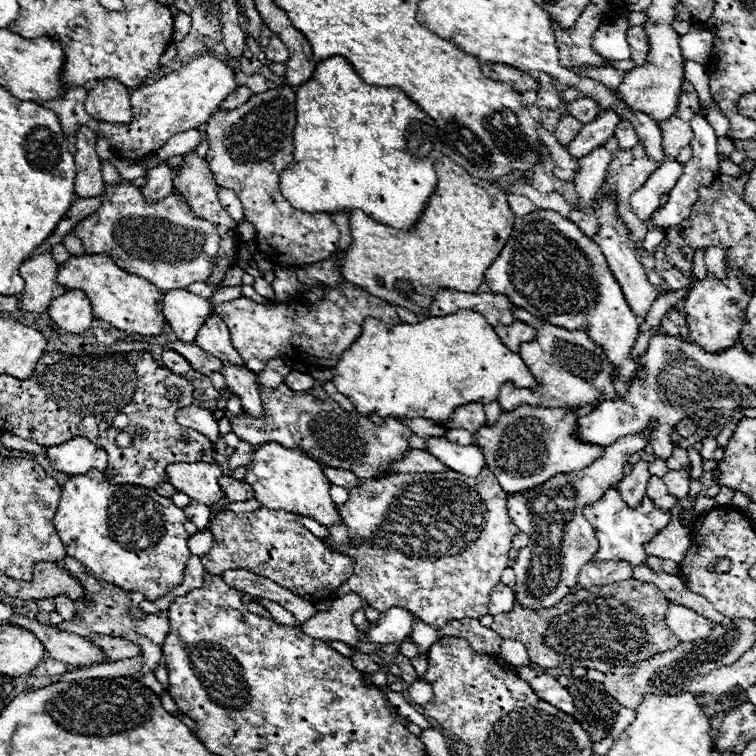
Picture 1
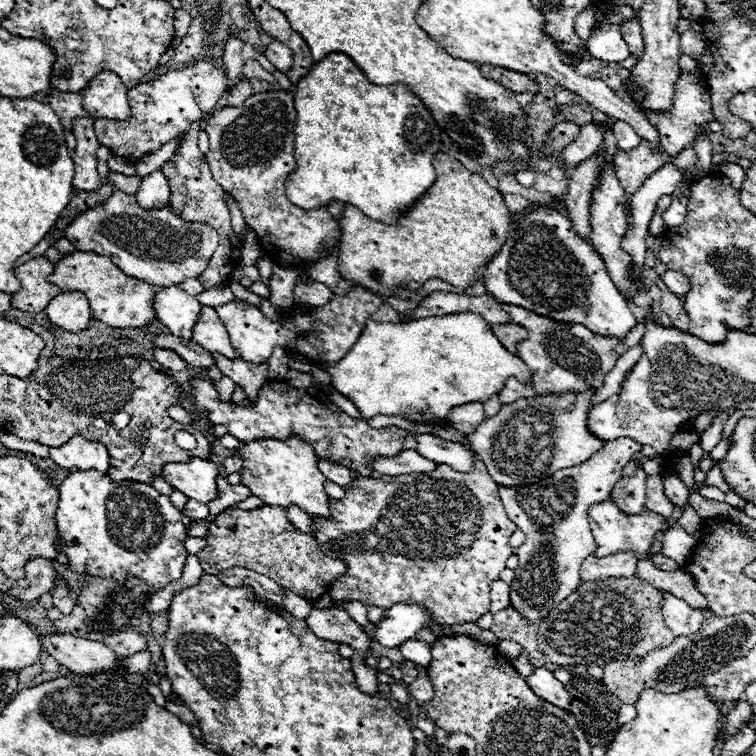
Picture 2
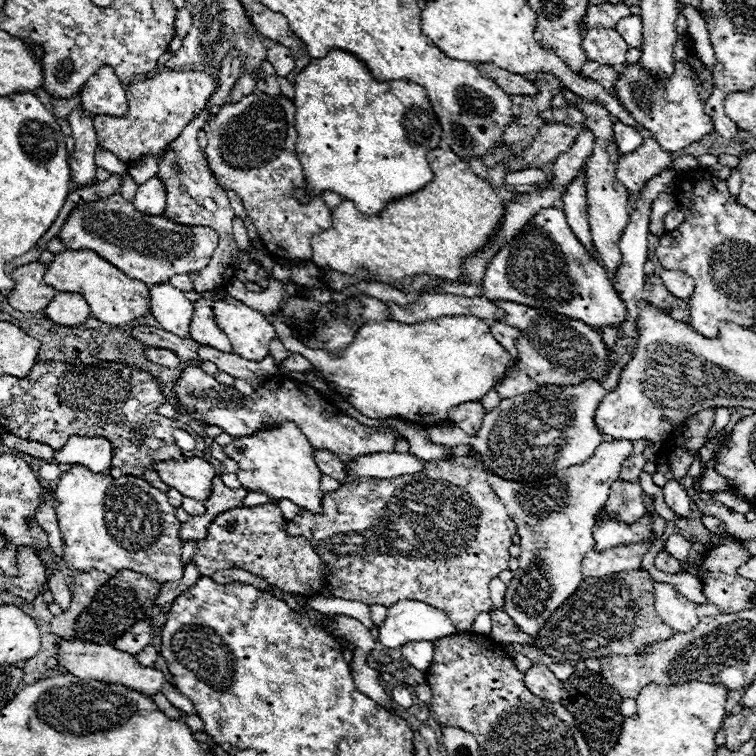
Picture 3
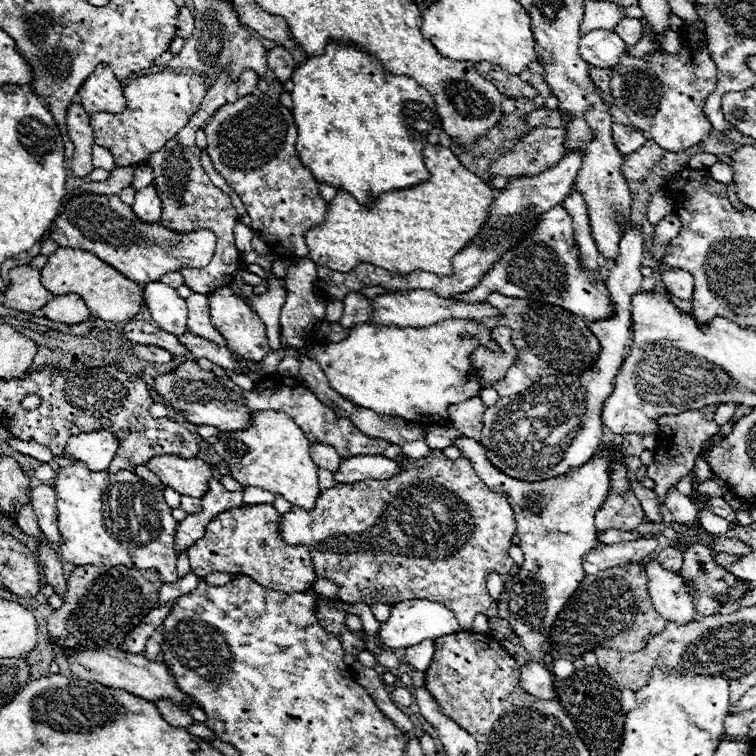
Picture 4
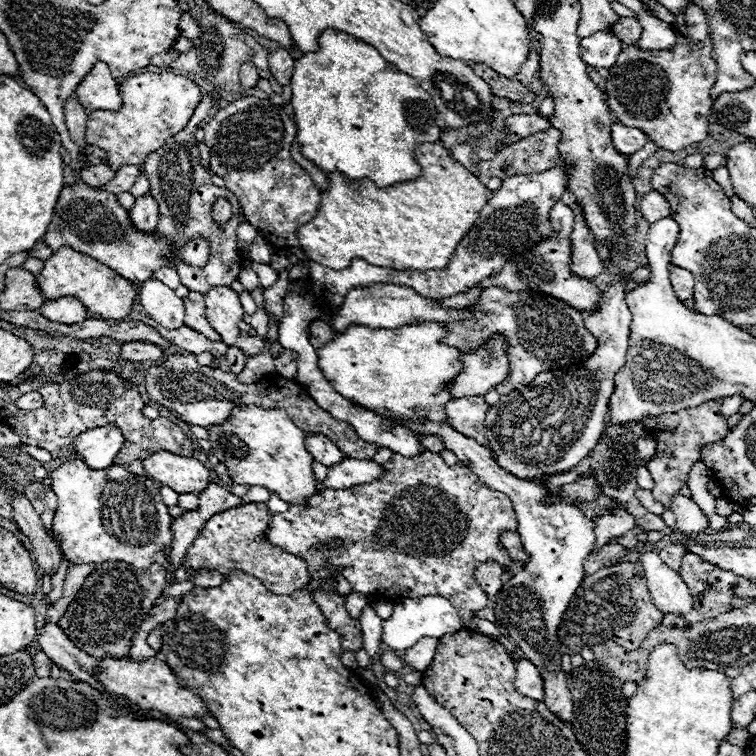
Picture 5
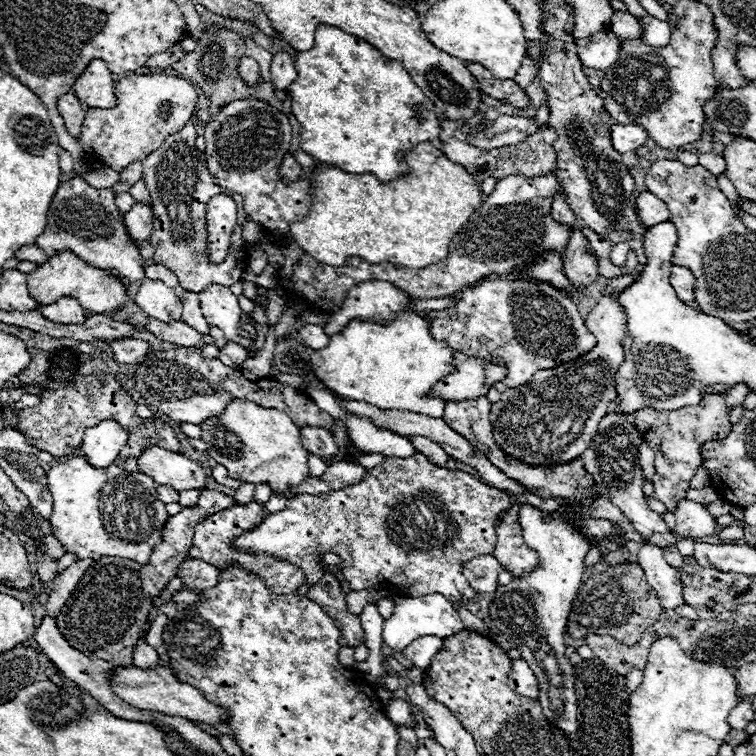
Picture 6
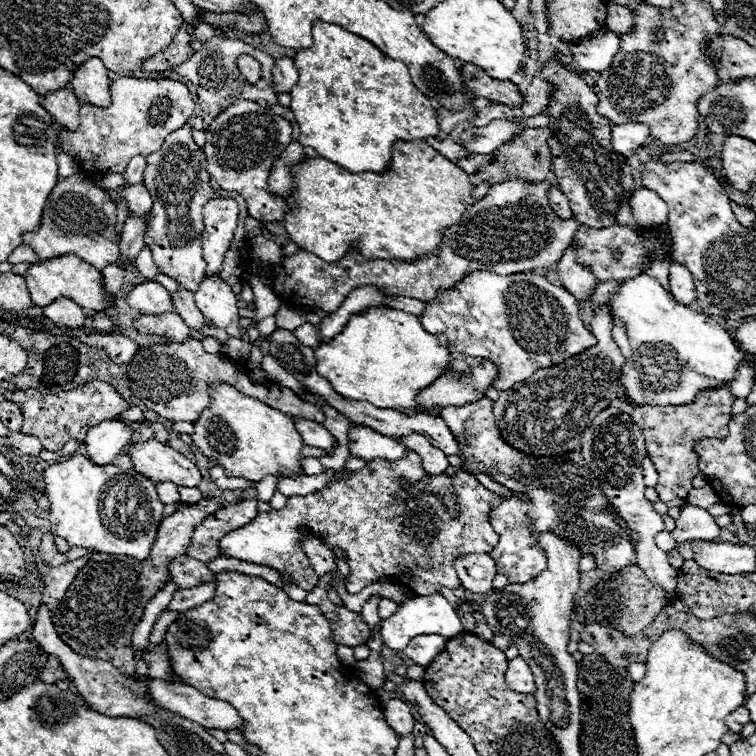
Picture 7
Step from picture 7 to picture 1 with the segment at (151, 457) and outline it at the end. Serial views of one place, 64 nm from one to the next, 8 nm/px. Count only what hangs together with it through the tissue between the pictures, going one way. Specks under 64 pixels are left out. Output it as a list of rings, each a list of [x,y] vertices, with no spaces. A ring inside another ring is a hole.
[[[180,462],[168,466],[170,484],[176,490],[188,494],[192,500],[208,506],[224,498],[224,492],[218,484],[220,476],[222,470],[216,464],[206,464],[206,462],[194,462],[194,464]]]

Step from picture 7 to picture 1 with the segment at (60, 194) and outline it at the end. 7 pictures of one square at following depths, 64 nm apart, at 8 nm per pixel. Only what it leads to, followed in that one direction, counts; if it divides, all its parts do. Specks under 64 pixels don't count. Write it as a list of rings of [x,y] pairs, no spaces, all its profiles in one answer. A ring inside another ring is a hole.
[[[128,180],[106,184],[102,206],[82,220],[74,234],[82,240],[86,254],[110,256],[120,268],[146,278],[160,290],[178,290],[194,282],[208,282],[220,248],[216,226],[194,216],[182,194],[174,192],[156,204],[148,204],[142,190]]]

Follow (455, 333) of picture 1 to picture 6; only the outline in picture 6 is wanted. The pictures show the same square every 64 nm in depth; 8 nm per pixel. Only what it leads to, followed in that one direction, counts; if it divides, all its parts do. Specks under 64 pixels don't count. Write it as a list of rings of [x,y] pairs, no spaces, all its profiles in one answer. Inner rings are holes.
[[[402,314],[396,324],[382,326],[382,324],[368,324],[368,322],[356,322],[348,324],[340,334],[332,336],[328,346],[312,354],[312,368],[320,380],[332,388],[338,396],[346,400],[364,400],[368,404],[374,404],[380,410],[402,410],[402,412],[416,412],[426,414],[432,418],[444,416],[444,400],[442,398],[428,398],[428,392],[434,388],[438,380],[452,374],[456,370],[454,366],[454,350],[446,342],[436,342],[432,338],[430,326],[424,318],[416,314]]]

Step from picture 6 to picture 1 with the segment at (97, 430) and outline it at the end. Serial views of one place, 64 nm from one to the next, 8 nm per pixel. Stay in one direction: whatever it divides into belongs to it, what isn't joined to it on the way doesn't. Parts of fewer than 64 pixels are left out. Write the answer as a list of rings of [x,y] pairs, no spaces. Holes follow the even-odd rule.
[[[80,436],[64,444],[46,448],[46,458],[58,472],[64,472],[68,476],[86,474],[90,468],[104,472],[108,466],[106,452],[98,448],[96,444],[92,444],[90,440],[80,438]]]

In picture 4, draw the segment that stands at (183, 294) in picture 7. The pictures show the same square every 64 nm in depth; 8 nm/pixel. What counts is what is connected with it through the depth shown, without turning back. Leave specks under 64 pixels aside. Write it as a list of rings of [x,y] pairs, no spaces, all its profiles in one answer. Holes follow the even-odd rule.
[[[192,294],[190,298],[186,298],[186,302],[188,302],[188,332],[202,336],[202,338],[206,338],[218,346],[226,346],[224,336],[210,322],[208,296]]]

